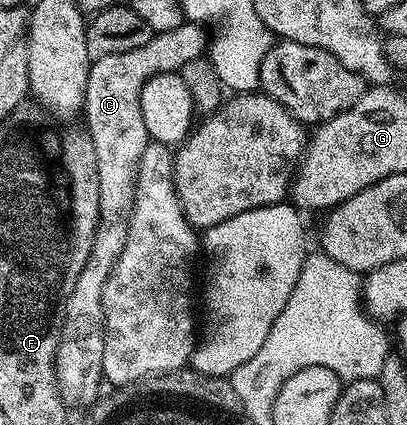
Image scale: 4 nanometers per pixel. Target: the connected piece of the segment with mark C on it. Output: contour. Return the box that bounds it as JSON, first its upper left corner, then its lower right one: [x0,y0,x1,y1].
[55,22,207,408]

